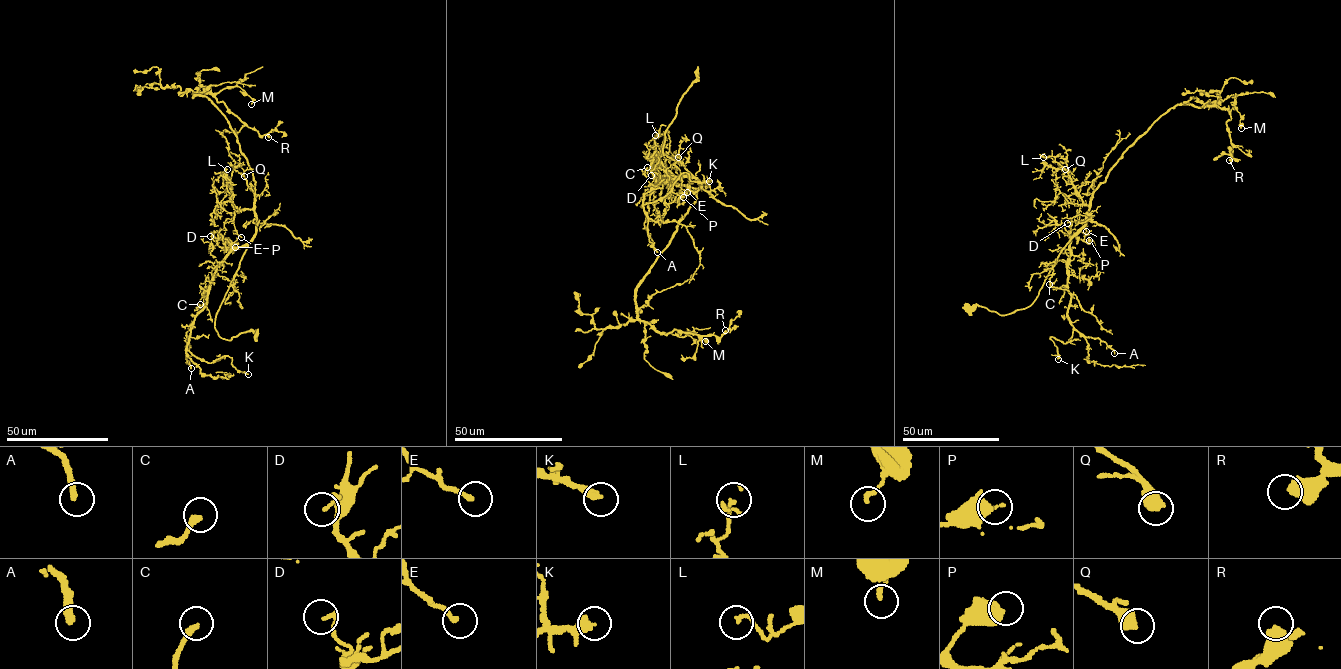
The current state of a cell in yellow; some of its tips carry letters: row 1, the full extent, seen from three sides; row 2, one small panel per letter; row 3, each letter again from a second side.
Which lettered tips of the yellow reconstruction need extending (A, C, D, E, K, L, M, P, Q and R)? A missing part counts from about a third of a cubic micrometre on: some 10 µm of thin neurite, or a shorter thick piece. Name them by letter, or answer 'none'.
none

